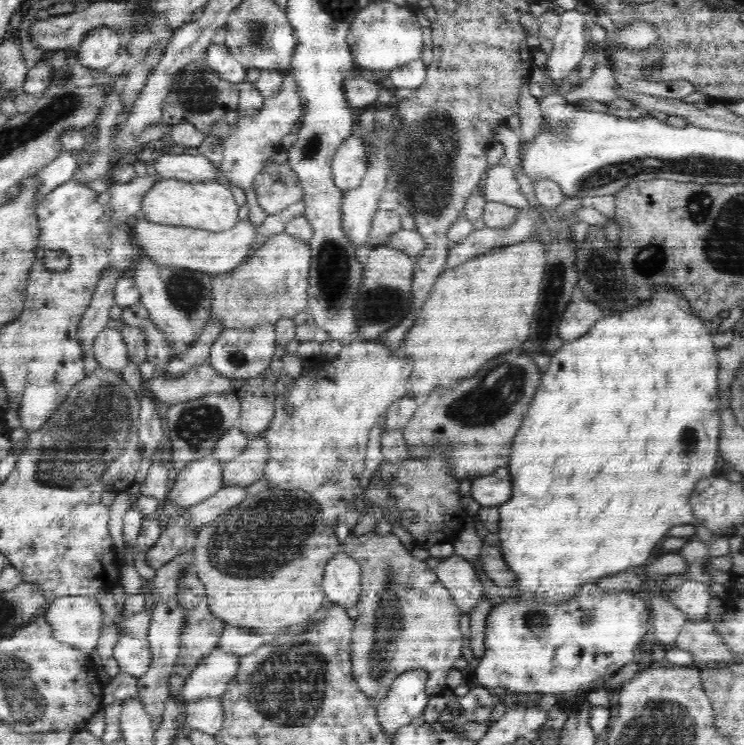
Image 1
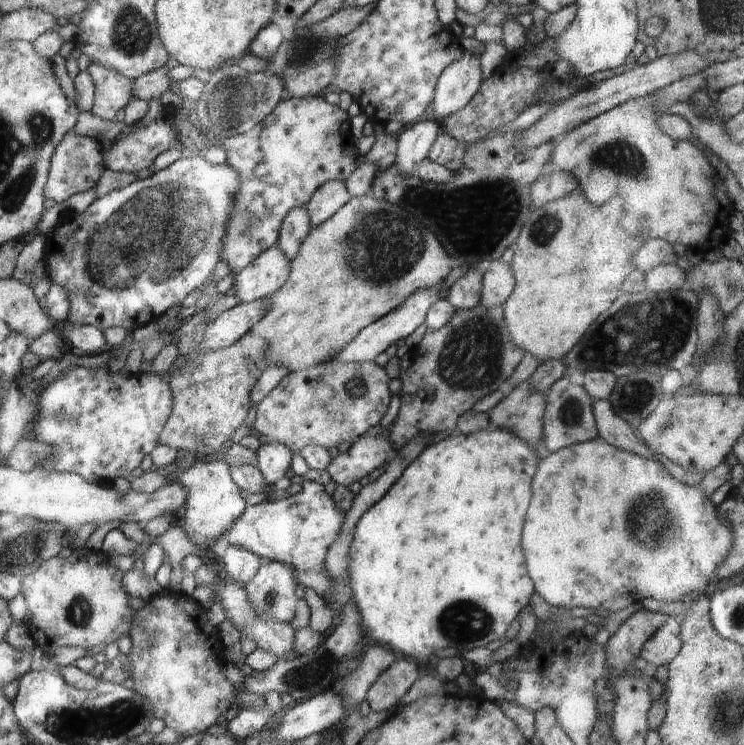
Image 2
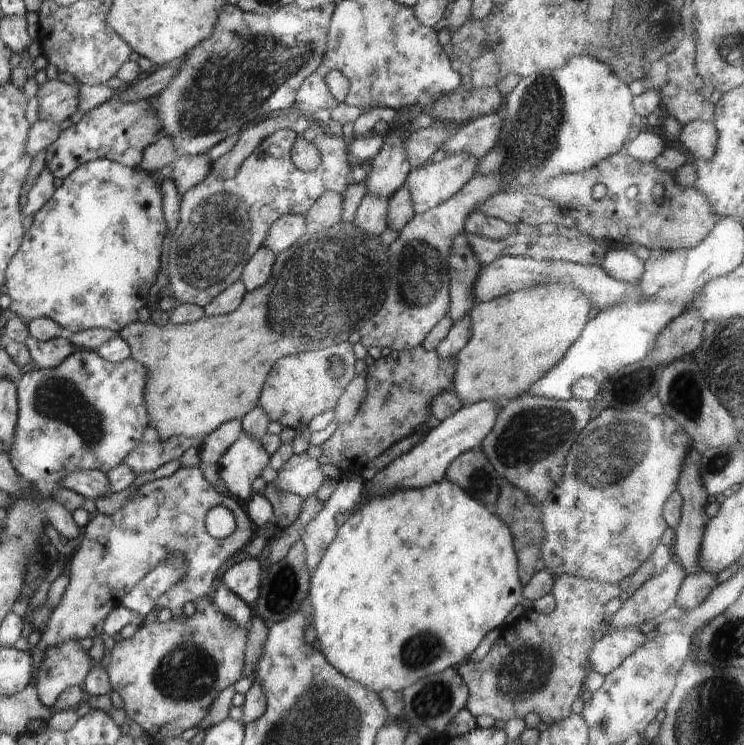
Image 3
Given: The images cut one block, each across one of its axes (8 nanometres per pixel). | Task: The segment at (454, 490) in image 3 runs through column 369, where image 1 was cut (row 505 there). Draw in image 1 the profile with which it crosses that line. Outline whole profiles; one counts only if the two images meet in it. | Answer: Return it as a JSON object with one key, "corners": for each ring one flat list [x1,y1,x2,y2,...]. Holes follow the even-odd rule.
{"corners":[[656,287,652,300,642,302,638,308,628,312,610,314,598,320,588,334,566,341,553,355,534,394,528,412,522,417,522,424,513,438,510,454,509,472,512,478,512,497,499,506,500,528,496,532,500,537,499,548,502,559,516,573,516,584,507,590,517,594,522,601,540,599,545,604,560,606,577,595,577,588,586,583,598,583,601,578,630,568,637,570,646,567,646,560,652,550,666,536,672,526,692,524,698,526,698,520,689,507,688,498,694,490,694,482,702,476,710,476,716,469,719,456,718,438,720,438,720,414,718,414,718,355,708,330,708,322,692,314,688,300,678,295,672,287]]}

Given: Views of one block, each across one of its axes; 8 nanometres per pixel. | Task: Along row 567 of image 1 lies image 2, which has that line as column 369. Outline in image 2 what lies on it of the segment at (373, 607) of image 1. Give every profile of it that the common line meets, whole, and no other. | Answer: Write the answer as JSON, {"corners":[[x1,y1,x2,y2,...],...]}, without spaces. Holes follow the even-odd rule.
{"corners":[[375,361,320,363,288,373,258,403,254,428,262,437,286,444,292,453,308,445,328,449,345,441,354,444,360,437,379,429,390,406,390,380,384,367]]}

